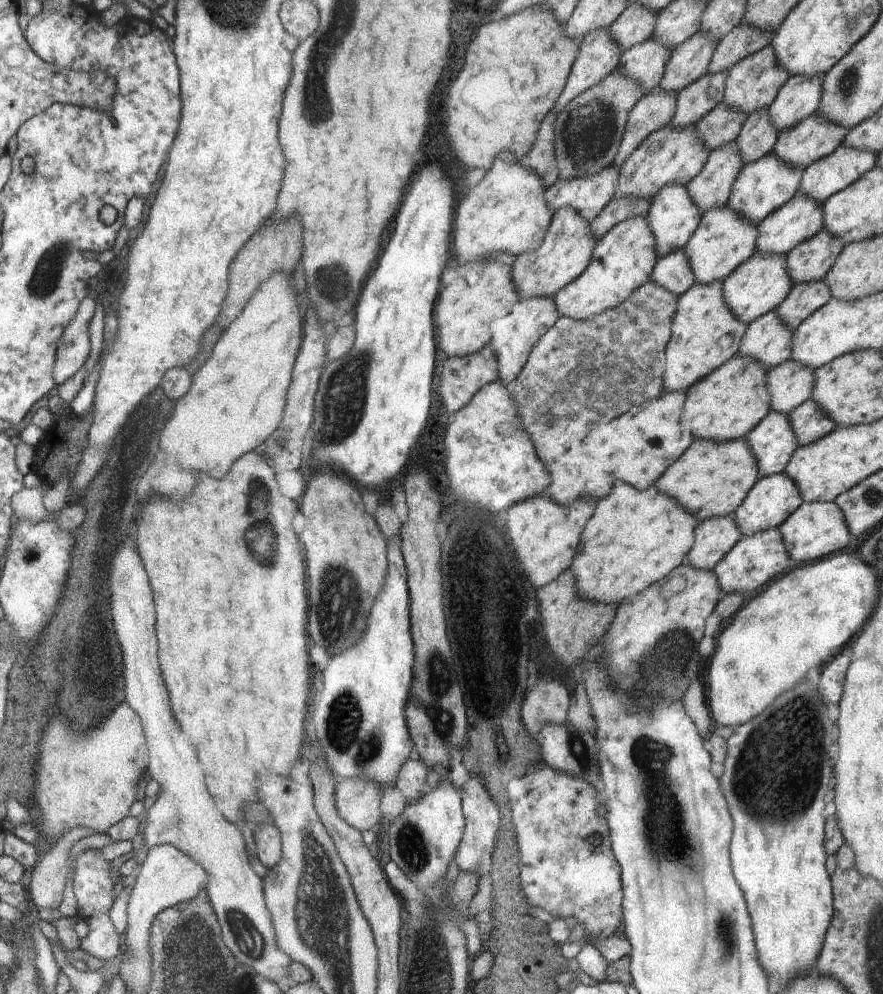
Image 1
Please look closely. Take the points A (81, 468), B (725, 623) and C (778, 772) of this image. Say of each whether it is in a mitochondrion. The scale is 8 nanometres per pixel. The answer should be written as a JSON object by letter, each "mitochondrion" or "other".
{"A":"other","B":"other","C":"mitochondrion"}

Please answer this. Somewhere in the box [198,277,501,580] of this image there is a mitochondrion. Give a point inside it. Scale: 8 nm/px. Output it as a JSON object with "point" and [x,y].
{"point":[343,403]}

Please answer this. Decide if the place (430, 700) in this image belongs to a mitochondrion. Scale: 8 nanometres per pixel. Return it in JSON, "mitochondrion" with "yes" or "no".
{"mitochondrion":"yes"}

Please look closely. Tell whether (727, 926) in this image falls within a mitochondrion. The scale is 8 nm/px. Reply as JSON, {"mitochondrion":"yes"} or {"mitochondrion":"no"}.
{"mitochondrion":"yes"}

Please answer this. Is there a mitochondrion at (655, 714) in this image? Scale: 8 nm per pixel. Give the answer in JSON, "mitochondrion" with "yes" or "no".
{"mitochondrion":"yes"}

